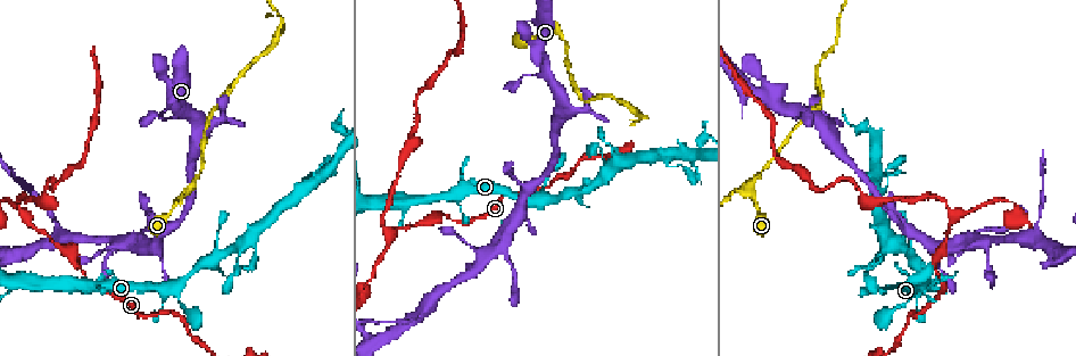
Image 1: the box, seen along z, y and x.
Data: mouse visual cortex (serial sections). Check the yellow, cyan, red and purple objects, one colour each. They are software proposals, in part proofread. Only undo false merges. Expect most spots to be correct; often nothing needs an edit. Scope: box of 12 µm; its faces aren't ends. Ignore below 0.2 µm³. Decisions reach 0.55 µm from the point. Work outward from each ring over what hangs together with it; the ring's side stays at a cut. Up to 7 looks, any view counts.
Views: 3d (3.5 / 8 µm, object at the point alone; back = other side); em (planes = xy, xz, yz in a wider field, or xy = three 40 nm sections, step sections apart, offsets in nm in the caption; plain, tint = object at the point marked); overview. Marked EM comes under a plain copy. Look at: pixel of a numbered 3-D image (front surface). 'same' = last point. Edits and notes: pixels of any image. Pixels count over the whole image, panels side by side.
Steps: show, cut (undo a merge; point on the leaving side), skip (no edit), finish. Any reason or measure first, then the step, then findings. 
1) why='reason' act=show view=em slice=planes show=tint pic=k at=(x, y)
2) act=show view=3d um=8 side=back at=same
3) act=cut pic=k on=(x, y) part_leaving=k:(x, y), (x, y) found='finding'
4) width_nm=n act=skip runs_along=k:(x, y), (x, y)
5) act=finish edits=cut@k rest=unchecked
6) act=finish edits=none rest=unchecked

why='arms part here' act=show view=3d um=8 side=back pic=1 at=(955, 216)

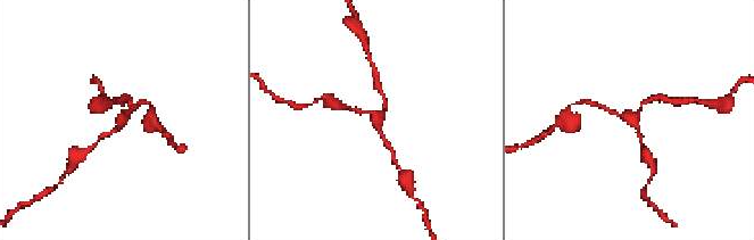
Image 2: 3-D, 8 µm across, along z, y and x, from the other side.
arms=3 arm_widths_nm=150,150,200 act=show view=em slice=xy step=5 show=tint pic=2 at=(630, 119)

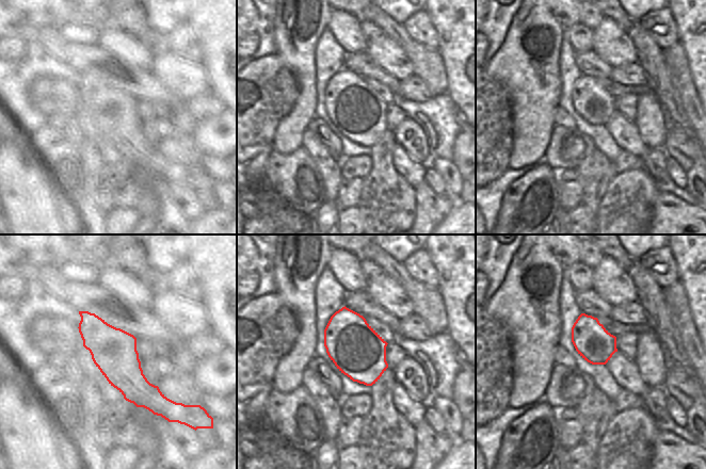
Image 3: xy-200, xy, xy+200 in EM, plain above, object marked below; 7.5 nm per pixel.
width_nm=400 act=skip runs_along=3:(82, 313), (122, 369), (158, 405) found='one cell here'

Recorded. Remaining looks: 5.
act=show view=3d um=8 pic=1 at=(1041, 212)

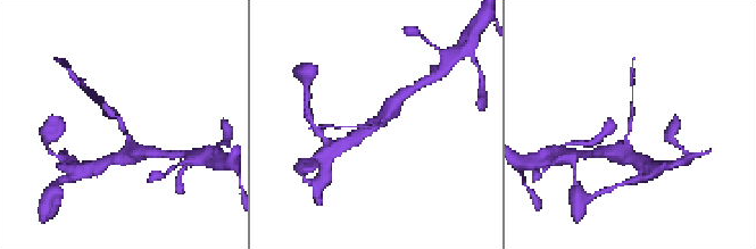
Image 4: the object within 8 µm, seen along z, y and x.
arm_widths_nm=200,300 act=show view=em slice=planes show=tint pic=4 at=(630, 127)

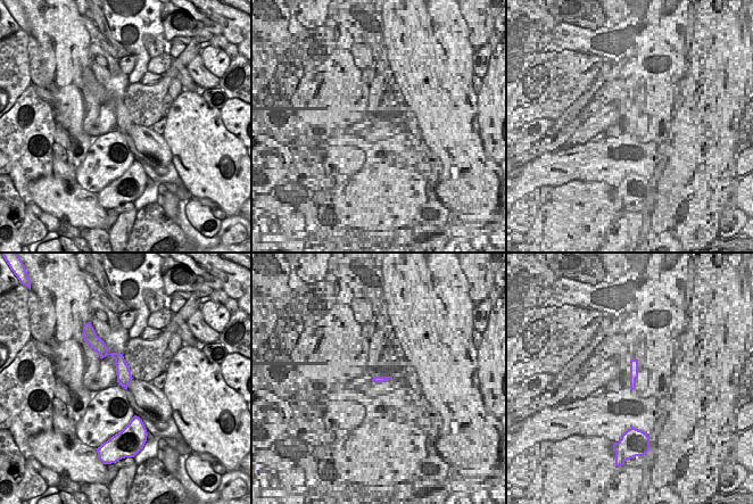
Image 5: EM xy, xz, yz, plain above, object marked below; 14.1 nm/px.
width_nm=200 act=skip runs_along=5:(102, 352), (120, 362), (124, 383) found='all the same cell'

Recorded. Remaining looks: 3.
why='thick turns thin' act=show view=3d um=8 pic=1 at=(185, 191)

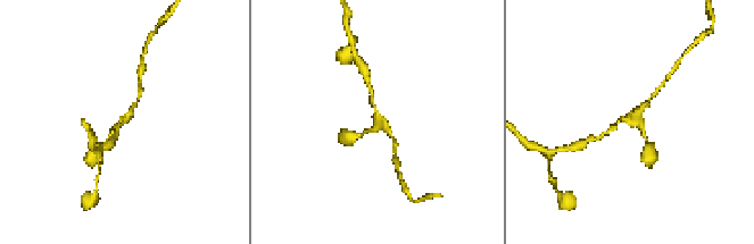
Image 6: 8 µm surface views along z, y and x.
act=show view=em slice=xy step=5 show=tint pic=6 at=(376, 127)

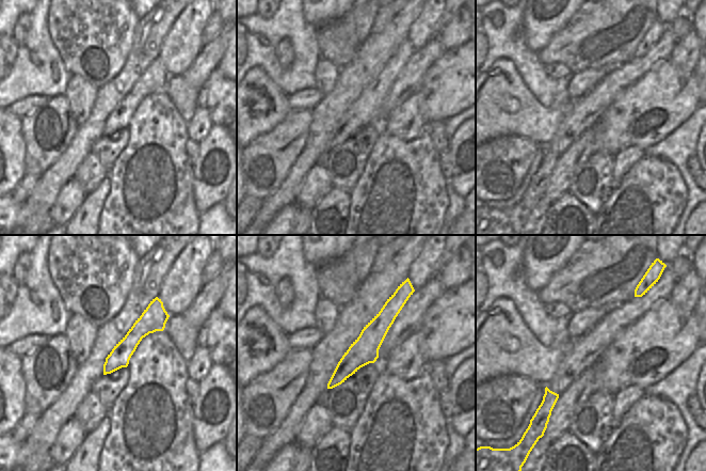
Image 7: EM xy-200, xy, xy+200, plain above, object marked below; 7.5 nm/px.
act=skip runs_along=6:(101, 146), (130, 115), (139, 99) found='all the same cell'

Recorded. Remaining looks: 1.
act=finish edits=none rest=unchecked

